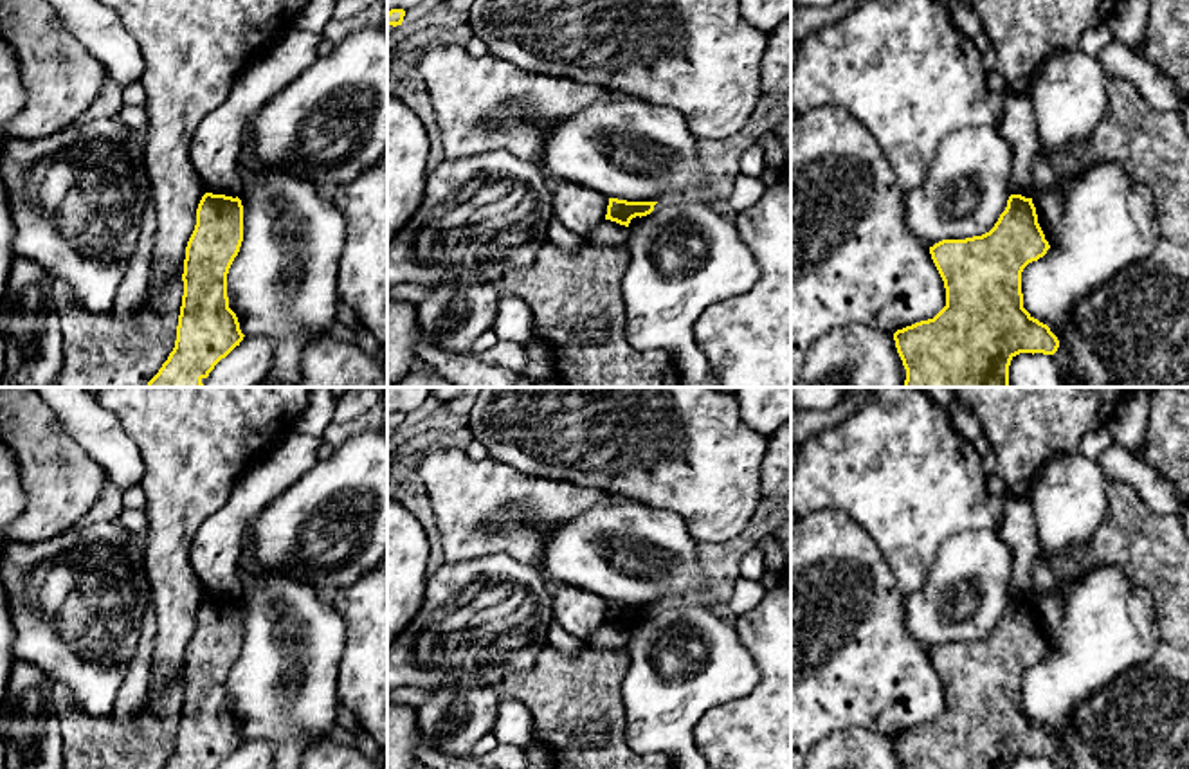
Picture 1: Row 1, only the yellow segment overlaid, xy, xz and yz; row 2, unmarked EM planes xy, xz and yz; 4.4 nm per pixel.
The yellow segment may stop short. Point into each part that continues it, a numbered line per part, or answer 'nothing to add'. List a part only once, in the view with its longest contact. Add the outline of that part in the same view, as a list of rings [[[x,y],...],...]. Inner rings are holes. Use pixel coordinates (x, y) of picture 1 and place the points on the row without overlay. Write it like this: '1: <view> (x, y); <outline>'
nothing to add

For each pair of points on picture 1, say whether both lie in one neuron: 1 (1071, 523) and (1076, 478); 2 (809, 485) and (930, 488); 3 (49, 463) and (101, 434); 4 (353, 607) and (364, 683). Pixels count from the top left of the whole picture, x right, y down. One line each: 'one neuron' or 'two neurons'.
1: one neuron
2: one neuron
3: two neurons
4: one neuron

